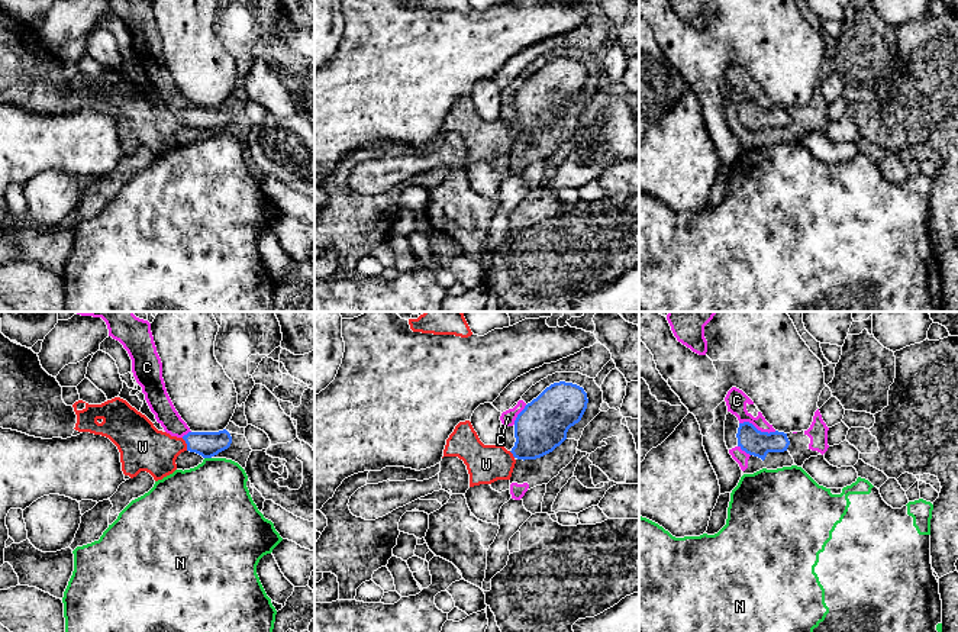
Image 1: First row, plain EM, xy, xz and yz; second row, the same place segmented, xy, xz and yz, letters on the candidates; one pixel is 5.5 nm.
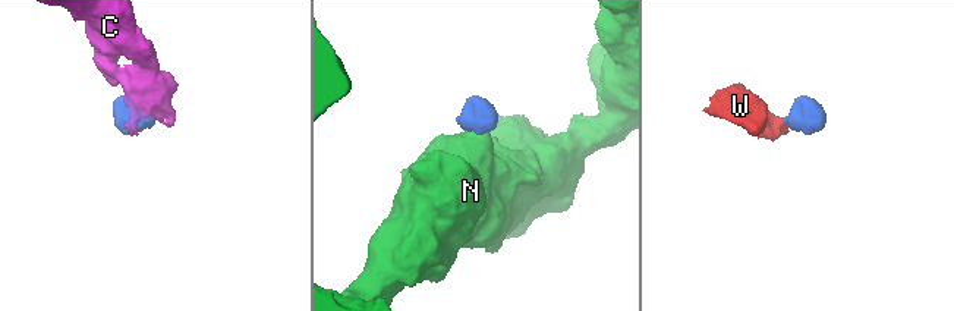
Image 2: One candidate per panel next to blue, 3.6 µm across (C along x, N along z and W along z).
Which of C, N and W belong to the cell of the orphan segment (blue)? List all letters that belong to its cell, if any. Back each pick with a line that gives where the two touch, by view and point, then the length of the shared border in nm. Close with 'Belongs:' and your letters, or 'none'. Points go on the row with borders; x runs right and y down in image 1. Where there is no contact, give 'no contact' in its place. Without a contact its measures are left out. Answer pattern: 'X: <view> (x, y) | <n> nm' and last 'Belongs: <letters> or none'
W: xy (186, 442) | 80 nm
Belongs: W

